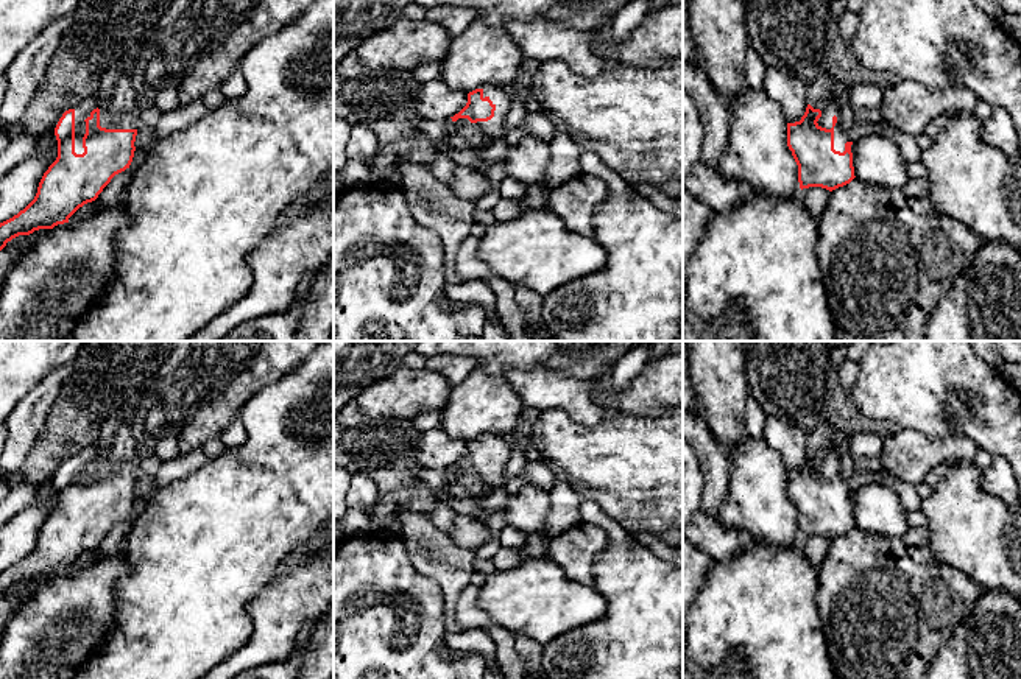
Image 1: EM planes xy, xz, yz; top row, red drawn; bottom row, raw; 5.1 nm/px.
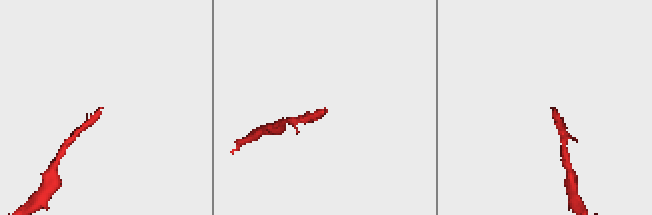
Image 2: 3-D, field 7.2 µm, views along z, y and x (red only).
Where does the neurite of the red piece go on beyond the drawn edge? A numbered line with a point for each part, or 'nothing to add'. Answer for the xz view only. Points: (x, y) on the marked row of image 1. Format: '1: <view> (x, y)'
1: xz (463, 142)

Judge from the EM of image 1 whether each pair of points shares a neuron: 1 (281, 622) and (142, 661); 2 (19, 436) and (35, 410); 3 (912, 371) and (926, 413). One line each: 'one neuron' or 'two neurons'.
1: two neurons
2: one neuron
3: one neuron

